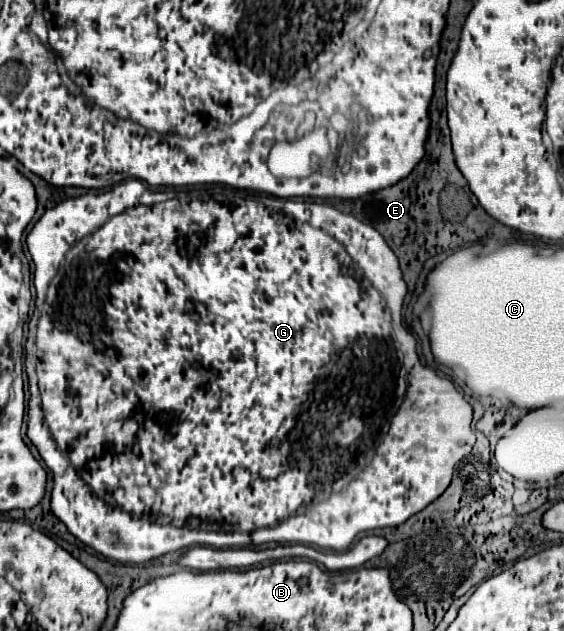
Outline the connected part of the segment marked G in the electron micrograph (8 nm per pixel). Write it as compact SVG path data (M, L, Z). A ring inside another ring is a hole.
M129 178L129 179L126 179L126 180L124 180L124 181L122 181L122 182L120 182L120 183L118 183L118 184L116 184L116 185L114 185L114 186L112 186L112 188L109 188L109 189L108 189L108 190L106 190L106 192L102 192L102 194L92 194L92 192L86 192L86 194L82 194L82 196L72 196L72 198L66 198L66 200L62 200L62 202L58 202L58 204L56 204L56 206L54 206L54 208L50 208L50 210L46 210L46 212L44 212L44 216L42 216L42 218L40 218L40 220L38 220L38 222L36 222L36 224L34 224L34 228L32 228L32 230L30 230L30 234L28 234L28 238L26 238L26 242L28 242L28 250L30 250L30 256L32 256L32 262L34 262L34 286L36 286L36 294L37 294L37 298L36 298L36 302L35 302L35 304L36 304L36 306L37 306L37 307L41 307L41 306L42 306L42 305L44 305L44 304L45 304L45 302L46 302L46 308L44 308L44 312L42 312L42 314L40 314L40 320L38 320L38 334L36 334L36 346L38 346L38 364L36 364L36 366L25 366L25 371L26 371L26 373L27 373L27 376L28 376L28 382L29 382L29 383L32 383L32 384L30 384L30 385L34 385L34 386L30 386L30 392L31 392L31 397L30 397L30 408L28 408L28 414L30 414L30 420L28 420L28 438L30 438L30 442L32 442L32 444L34 444L34 446L36 446L36 448L38 448L38 452L40 452L40 456L42 456L42 460L44 460L44 464L46 464L46 466L48 466L48 468L50 468L50 470L52 470L52 474L54 474L54 490L52 490L52 512L54 512L54 514L56 514L56 516L58 516L58 518L60 518L60 520L62 520L62 522L64 522L64 524L66 524L66 528L68 528L68 530L70 530L70 532L72 532L72 534L74 534L74 536L76 536L76 538L80 538L80 540L82 540L82 542L84 542L84 544L86 544L86 546L90 546L90 548L94 548L94 550L96 550L96 552L98 552L98 554L102 554L102 556L106 556L106 558L112 558L112 560L118 560L118 562L124 562L124 564L142 564L142 562L148 562L148 560L154 560L154 558L158 558L158 556L162 556L162 554L166 554L166 552L176 552L176 550L182 550L182 548L188 548L188 546L196 546L196 544L202 544L202 546L214 546L214 548L246 548L246 546L260 546L260 544L270 544L270 542L274 542L274 544L308 544L308 546L320 546L320 548L326 548L326 550L338 550L338 552L340 552L340 550L346 550L346 548L348 548L348 546L350 546L350 542L352 542L352 540L354 540L354 538L356 538L356 534L360 534L360 532L366 532L366 530L374 530L374 528L386 528L386 526L398 526L398 524L402 524L402 522L406 522L406 520L408 520L408 518L410 518L410 516L414 516L414 514L418 514L418 512L420 512L420 510L424 510L424 508L426 508L426 506L428 506L428 504L430 504L430 502L434 502L434 500L436 500L436 498L438 498L438 496L440 496L440 494L442 494L442 492L444 492L444 490L446 490L446 488L448 488L448 484L450 484L450 480L452 480L452 474L454 474L454 466L456 466L456 462L458 462L458 460L460 460L460 458L464 458L464 456L466 456L466 454L470 454L470 452L472 452L472 446L474 446L474 442L476 442L476 436L474 436L474 440L472 440L472 428L470 428L470 424L472 424L472 406L470 406L470 404L468 404L468 402L466 402L466 400L464 400L464 396L462 396L462 394L460 394L460 392L458 392L458 390L456 390L456 388L454 388L454 384L452 384L452 382L450 382L450 380L446 380L446 378L440 378L440 376L438 376L438 374L436 374L436 372L434 372L434 370L430 370L430 368L426 368L426 366L422 366L422 364L420 364L420 362L418 362L418 354L416 354L416 338L414 338L414 336L412 336L412 334L410 334L410 332L408 332L408 330L406 330L406 328L404 328L404 324L402 324L402 304L404 304L404 296L406 296L406 292L408 292L408 286L406 286L406 282L404 282L404 278L402 278L402 270L400 270L400 264L398 264L398 258L396 258L396 254L394 254L394 252L392 252L392 250L390 250L390 246L388 246L388 244L386 244L386 240L384 240L384 238L382 238L382 236L380 236L380 234L378 234L378 232L376 232L376 230L374 230L374 228L372 228L372 226L368 226L368 224L364 224L364 222L360 222L360 220L356 220L356 218L354 218L354 216L352 216L352 214L344 214L344 212L340 212L340 210L336 210L336 208L334 208L334 206L326 206L326 204L316 204L316 202L292 202L292 200L286 200L286 202L284 202L284 200L282 200L282 198L272 198L272 196L264 196L264 194L252 194L252 192L250 192L250 190L240 190L240 188L230 188L230 186L224 186L224 184L212 184L212 186L188 186L188 188L182 188L182 190L180 190L180 192L174 192L174 196L173 196L173 195L172 195L172 194L168 194L168 193L166 193L166 192L156 192L156 191L152 191L152 190L150 190L150 189L149 189L149 188L148 188L148 187L147 187L147 186L144 186L144 184L142 184L142 181L141 181L141 180L138 180L138 179L136 179L136 178ZM304 210L306 210L306 212L308 212L308 216L306 216L306 218L308 218L308 222L312 222L312 226L310 226L310 224L308 224L308 222L300 222L300 220L302 220L302 218L304 218ZM392 322L394 322L394 330L396 330L396 336L398 336L398 342L400 342L400 350L402 350L402 354L404 354L404 364L402 364L402 362L400 362L400 360L398 360L398 354L396 354L396 360L394 360L394 346L396 346L396 344L394 344L394 334L392 334ZM44 416L46 416L46 424L48 424L48 426L46 426L46 428L50 428L50 432L52 432L52 434L50 434L50 436L44 436ZM354 470L362 470L362 472L360 472L360 474L358 474L358 478L356 478L356 480L352 480L352 474L354 474ZM208 530L240 530L240 532L218 532L218 536L198 536L198 532L206 532L206 534L210 534L210 532L208 532Z

